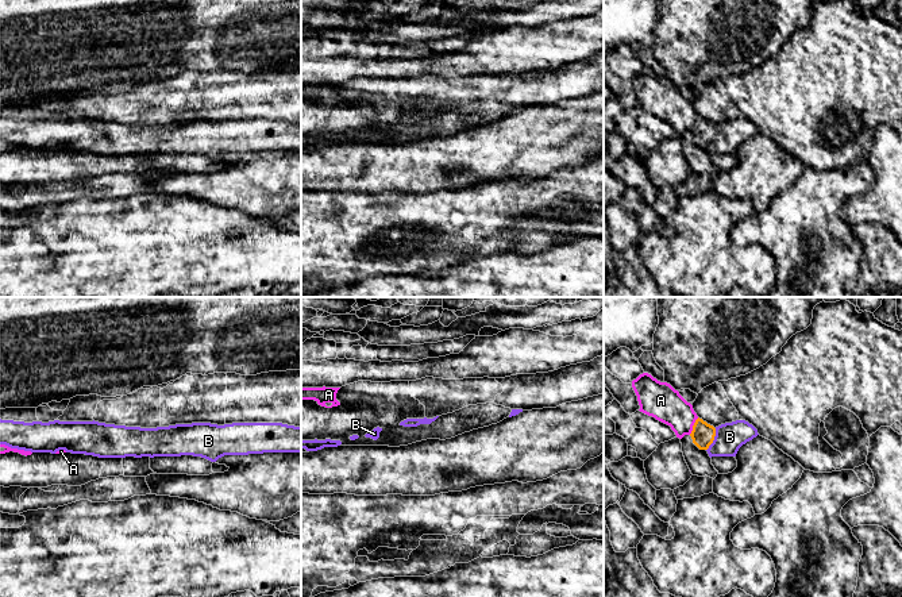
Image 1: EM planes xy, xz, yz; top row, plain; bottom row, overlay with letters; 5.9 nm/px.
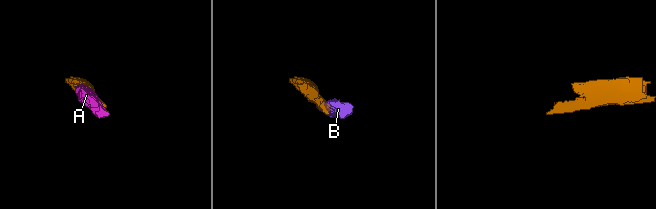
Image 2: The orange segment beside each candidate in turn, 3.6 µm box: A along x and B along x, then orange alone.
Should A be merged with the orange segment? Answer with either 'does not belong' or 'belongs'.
belongs

